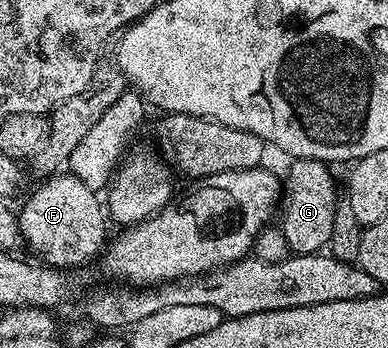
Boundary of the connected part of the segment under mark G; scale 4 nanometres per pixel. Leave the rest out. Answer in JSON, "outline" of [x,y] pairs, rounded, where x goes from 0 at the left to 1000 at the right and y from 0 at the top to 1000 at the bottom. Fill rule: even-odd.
{"outline":[[[750,457],[740,514],[724,526],[724,655],[747,718],[765,733],[809,733],[845,707],[861,615],[879,575],[879,537],[853,506],[856,483],[814,457]]]}

